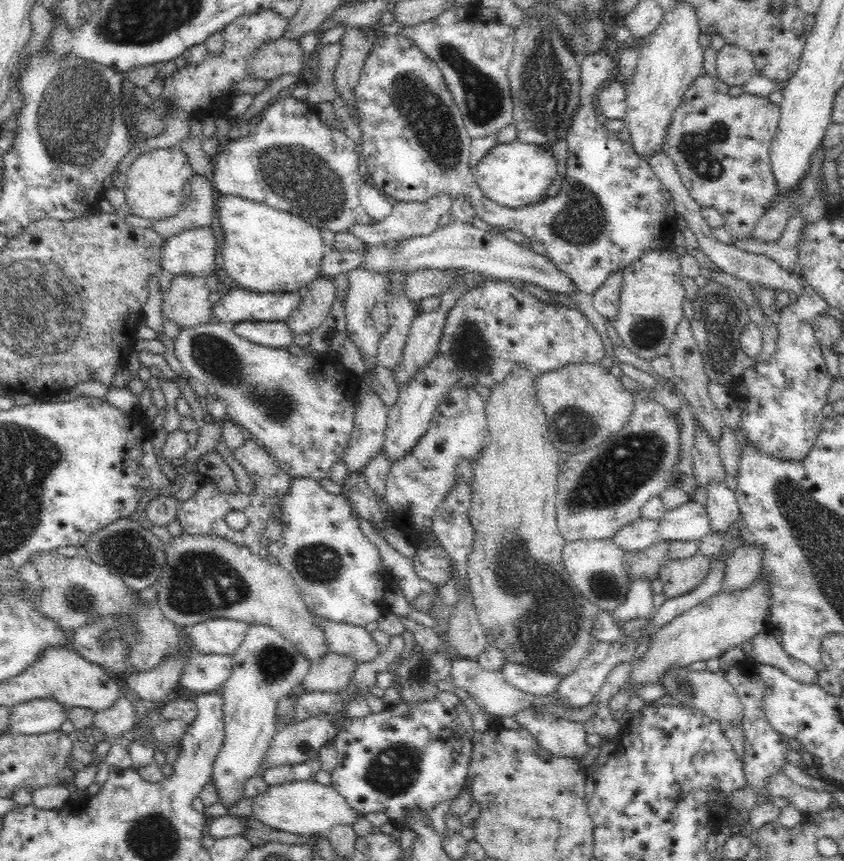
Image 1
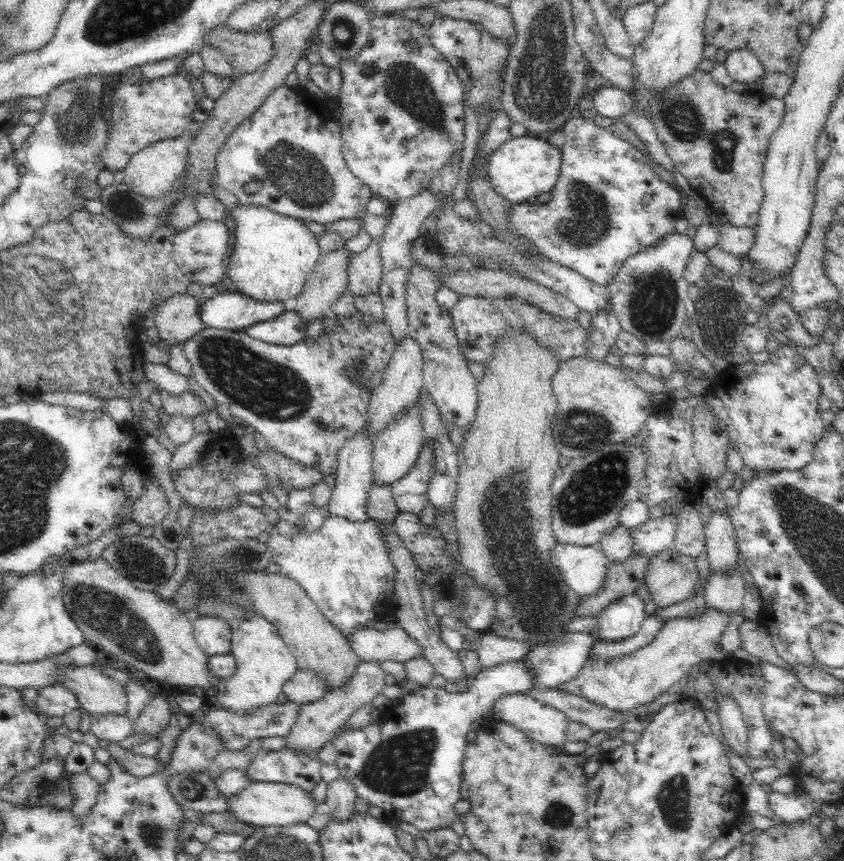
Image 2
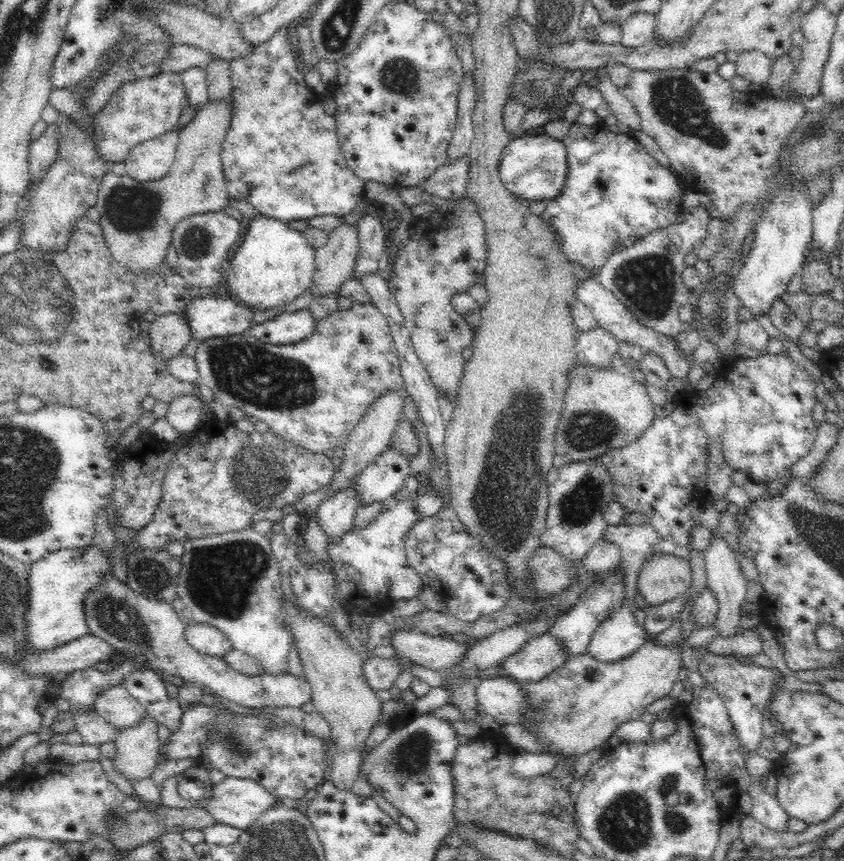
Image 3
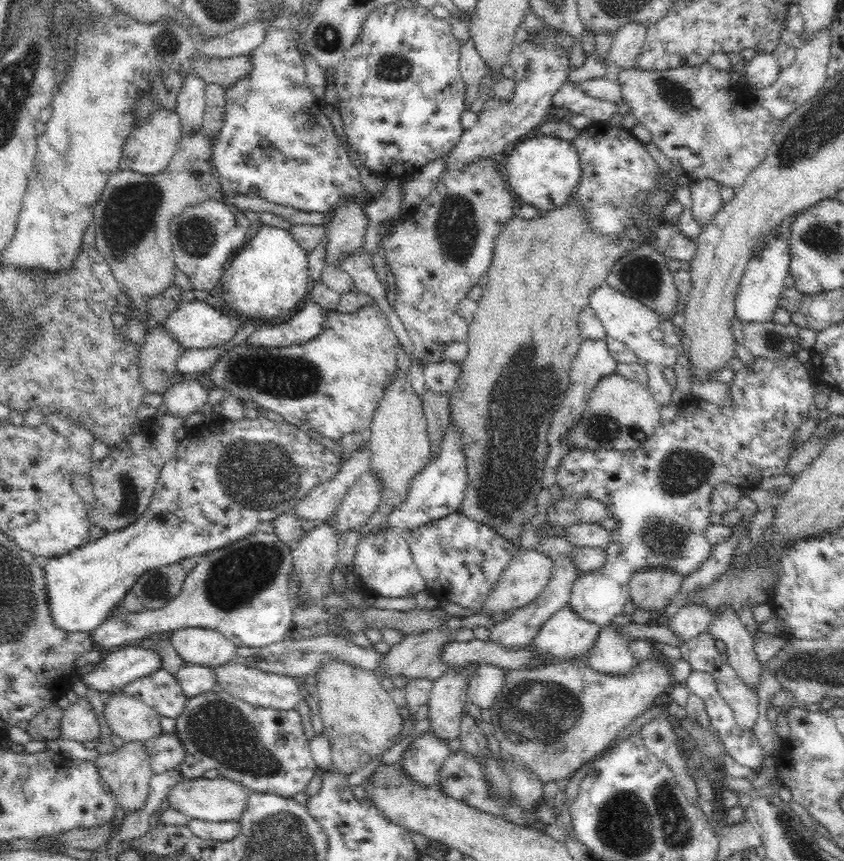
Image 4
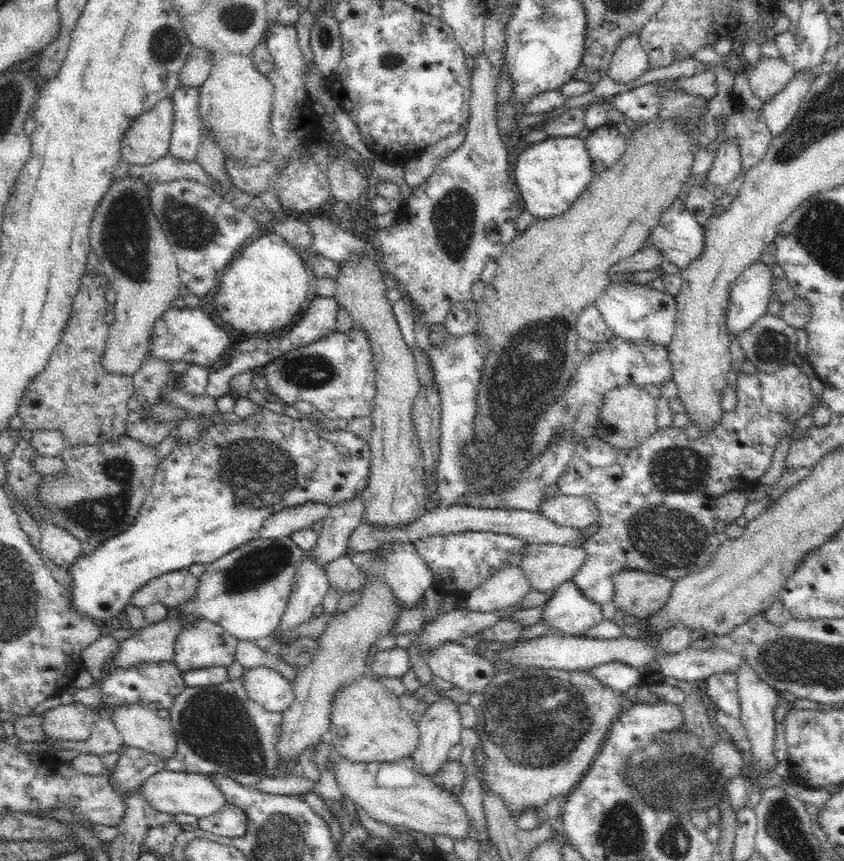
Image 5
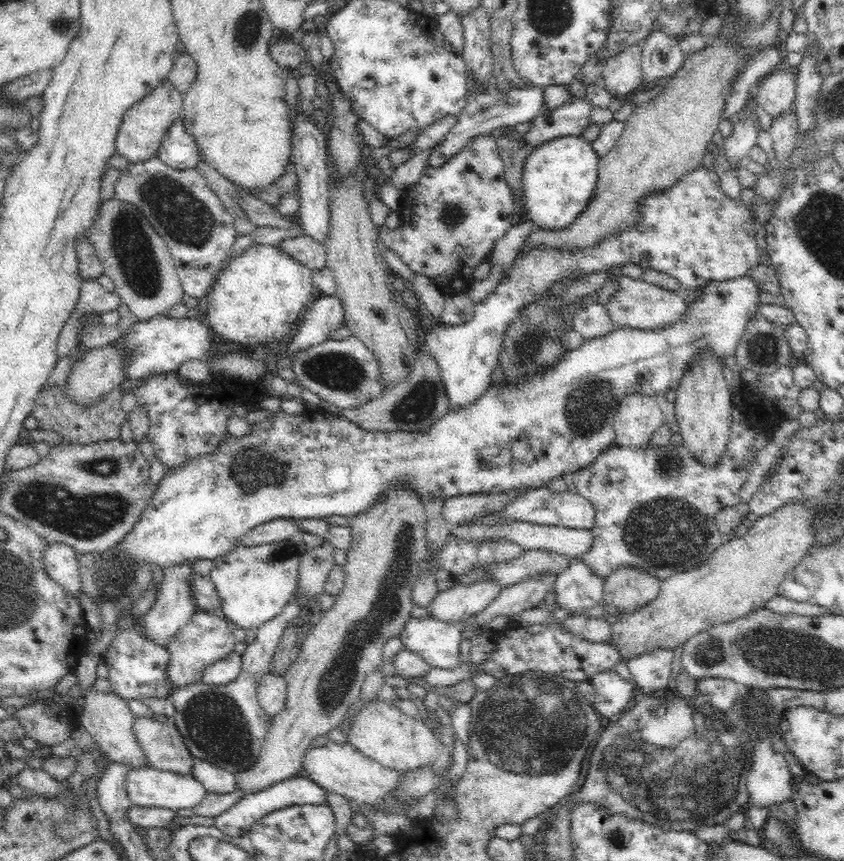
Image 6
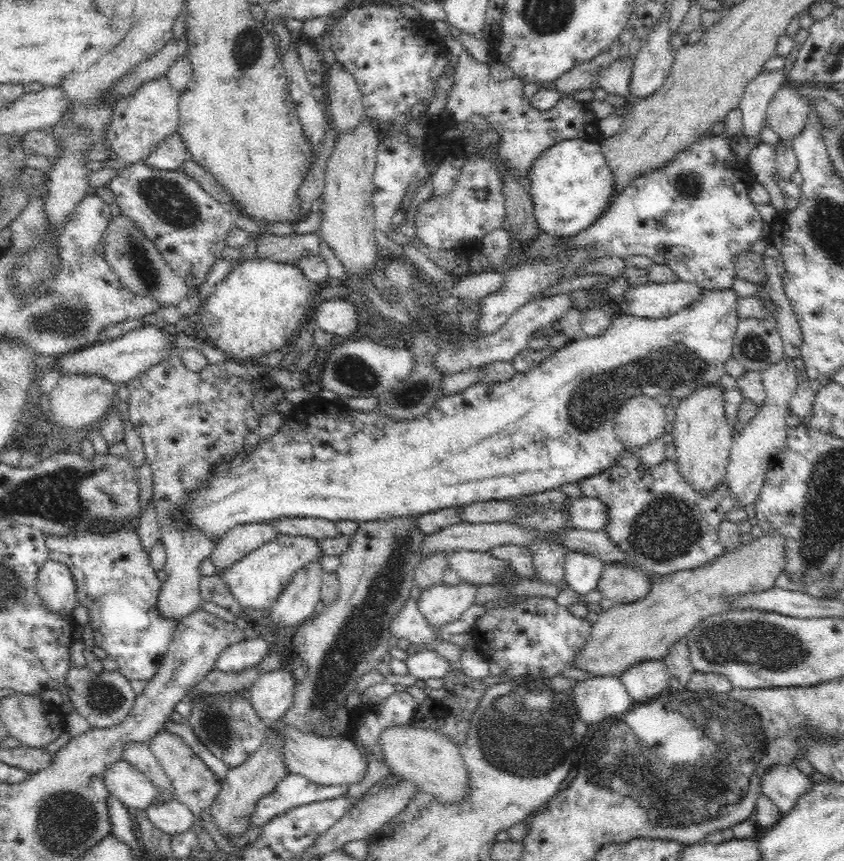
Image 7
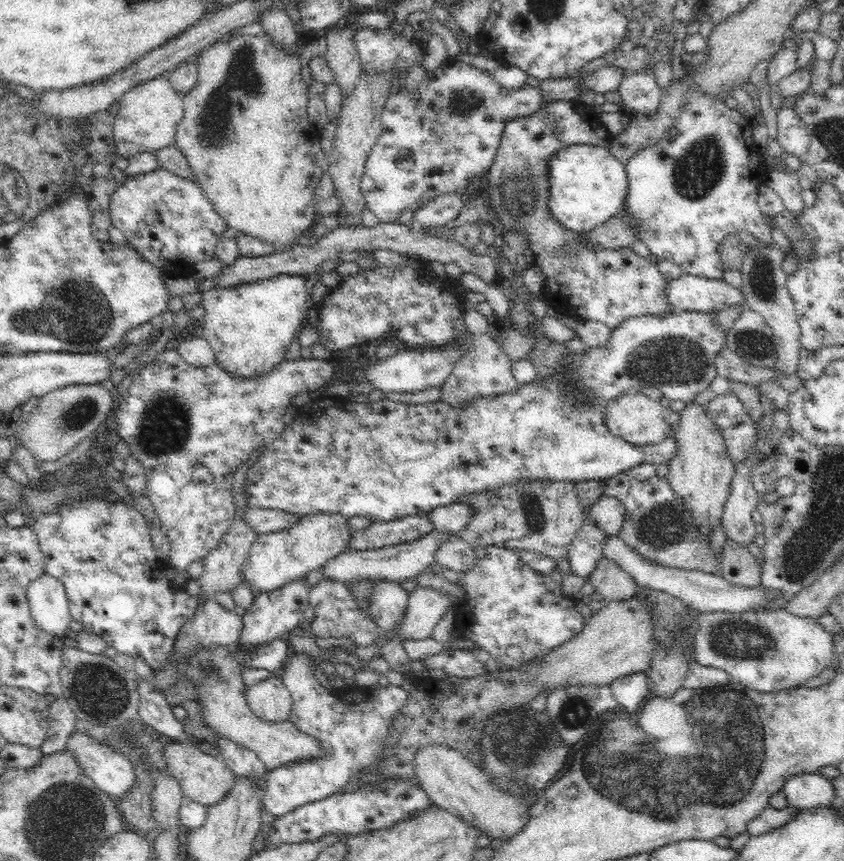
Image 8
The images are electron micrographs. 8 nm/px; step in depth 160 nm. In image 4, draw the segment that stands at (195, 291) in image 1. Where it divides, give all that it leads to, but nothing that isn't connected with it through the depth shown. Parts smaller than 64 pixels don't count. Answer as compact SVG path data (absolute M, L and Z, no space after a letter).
M160 323L144 336L139 348L140 383L145 392L164 394L169 381L177 373L176 361L184 348L176 337Z

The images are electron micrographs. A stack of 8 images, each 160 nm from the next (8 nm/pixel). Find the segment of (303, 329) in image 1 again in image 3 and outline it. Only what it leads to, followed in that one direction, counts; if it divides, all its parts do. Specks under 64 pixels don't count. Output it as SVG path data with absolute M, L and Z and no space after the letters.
M344 223L328 233L328 242L315 248L315 268L309 285L313 298L339 294L340 286L352 280L359 254L359 232Z

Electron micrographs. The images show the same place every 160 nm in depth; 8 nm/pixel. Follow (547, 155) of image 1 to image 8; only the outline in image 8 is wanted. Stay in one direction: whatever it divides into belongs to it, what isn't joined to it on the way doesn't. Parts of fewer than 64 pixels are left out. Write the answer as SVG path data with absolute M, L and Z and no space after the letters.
M568 144L556 150L547 162L548 211L560 227L569 232L584 233L618 215L624 206L628 179L622 164L604 147L590 144Z

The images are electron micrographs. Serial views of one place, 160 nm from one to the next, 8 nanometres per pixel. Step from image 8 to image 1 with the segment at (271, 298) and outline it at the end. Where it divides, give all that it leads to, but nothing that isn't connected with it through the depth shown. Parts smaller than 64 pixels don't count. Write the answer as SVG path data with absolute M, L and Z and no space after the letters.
M217 193L215 214L223 233L222 267L226 269L232 284L254 292L296 292L305 290L320 273L321 261L326 254L321 230L300 216L263 202L248 200L241 196Z

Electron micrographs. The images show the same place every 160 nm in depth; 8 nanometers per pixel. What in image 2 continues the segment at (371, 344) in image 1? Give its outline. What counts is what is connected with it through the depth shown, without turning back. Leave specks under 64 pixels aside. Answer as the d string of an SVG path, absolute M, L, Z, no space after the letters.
M372 239L372 244L350 259L347 267L347 289L354 298L379 294L383 276L381 256L377 239Z

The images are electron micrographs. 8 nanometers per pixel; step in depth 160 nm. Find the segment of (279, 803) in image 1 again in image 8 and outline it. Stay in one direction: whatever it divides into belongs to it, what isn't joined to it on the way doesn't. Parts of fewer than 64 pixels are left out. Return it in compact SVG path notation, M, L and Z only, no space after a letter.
M71 734L65 750L74 753L88 779L111 799L117 801L132 792L136 784L134 765L107 744L85 734Z

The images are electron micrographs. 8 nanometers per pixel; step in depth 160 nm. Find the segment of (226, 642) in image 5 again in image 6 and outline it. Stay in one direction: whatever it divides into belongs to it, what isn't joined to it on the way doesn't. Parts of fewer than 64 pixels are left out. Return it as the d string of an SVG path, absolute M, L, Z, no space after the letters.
M199 610L192 615L190 622L172 637L171 643L167 646L169 650L167 680L171 684L172 691L180 686L200 681L207 666L234 650L236 639L231 627L230 622L220 614L214 615Z

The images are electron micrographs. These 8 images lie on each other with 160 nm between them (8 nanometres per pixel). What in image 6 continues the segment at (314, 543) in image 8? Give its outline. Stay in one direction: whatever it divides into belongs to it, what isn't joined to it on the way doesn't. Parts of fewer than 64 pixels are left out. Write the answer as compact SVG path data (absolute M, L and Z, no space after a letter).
M298 534L280 542L252 546L238 544L228 554L215 558L208 576L220 597L217 609L220 616L247 631L257 630L267 620L279 615L297 591L299 562L306 549Z

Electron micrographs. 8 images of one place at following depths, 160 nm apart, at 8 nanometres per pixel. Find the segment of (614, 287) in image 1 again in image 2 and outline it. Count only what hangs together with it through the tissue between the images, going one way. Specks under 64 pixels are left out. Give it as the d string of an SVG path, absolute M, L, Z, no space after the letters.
M609 296L609 304L605 305L598 313L592 314L592 324L588 329L592 339L589 340L588 354L590 359L604 361L604 356L611 352L610 346L615 349L616 336L620 334L620 324L614 304Z

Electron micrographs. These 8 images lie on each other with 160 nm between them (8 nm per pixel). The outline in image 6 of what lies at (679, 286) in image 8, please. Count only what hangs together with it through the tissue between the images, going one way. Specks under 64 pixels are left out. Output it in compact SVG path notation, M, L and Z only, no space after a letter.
M619 276L620 287L614 291L608 304L604 305L615 327L632 327L644 331L655 331L672 326L687 310L682 292L664 290L644 280Z

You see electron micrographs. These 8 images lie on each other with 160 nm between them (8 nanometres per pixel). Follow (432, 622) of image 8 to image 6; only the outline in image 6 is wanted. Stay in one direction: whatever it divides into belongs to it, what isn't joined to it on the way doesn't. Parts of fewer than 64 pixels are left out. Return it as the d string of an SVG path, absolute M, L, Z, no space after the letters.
M477 581L466 586L459 582L439 592L428 608L428 613L445 623L456 623L484 610L503 590L503 584L492 581Z

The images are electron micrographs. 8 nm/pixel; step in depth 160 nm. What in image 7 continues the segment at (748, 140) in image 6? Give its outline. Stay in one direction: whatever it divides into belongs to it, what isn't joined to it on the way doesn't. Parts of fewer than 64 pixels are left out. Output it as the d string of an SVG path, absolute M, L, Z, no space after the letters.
M783 69L760 73L747 84L738 106L742 113L744 131L741 136L744 139L755 137L762 130L768 102L782 84L785 84Z

